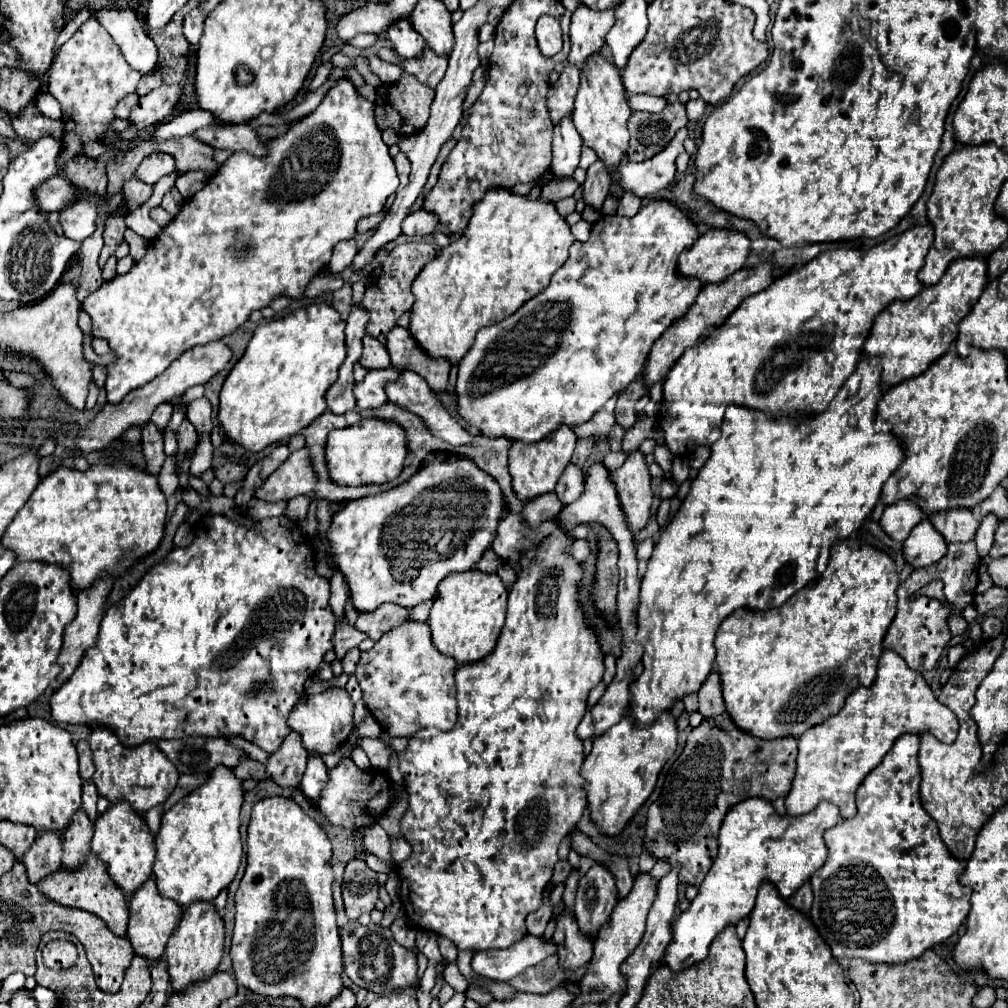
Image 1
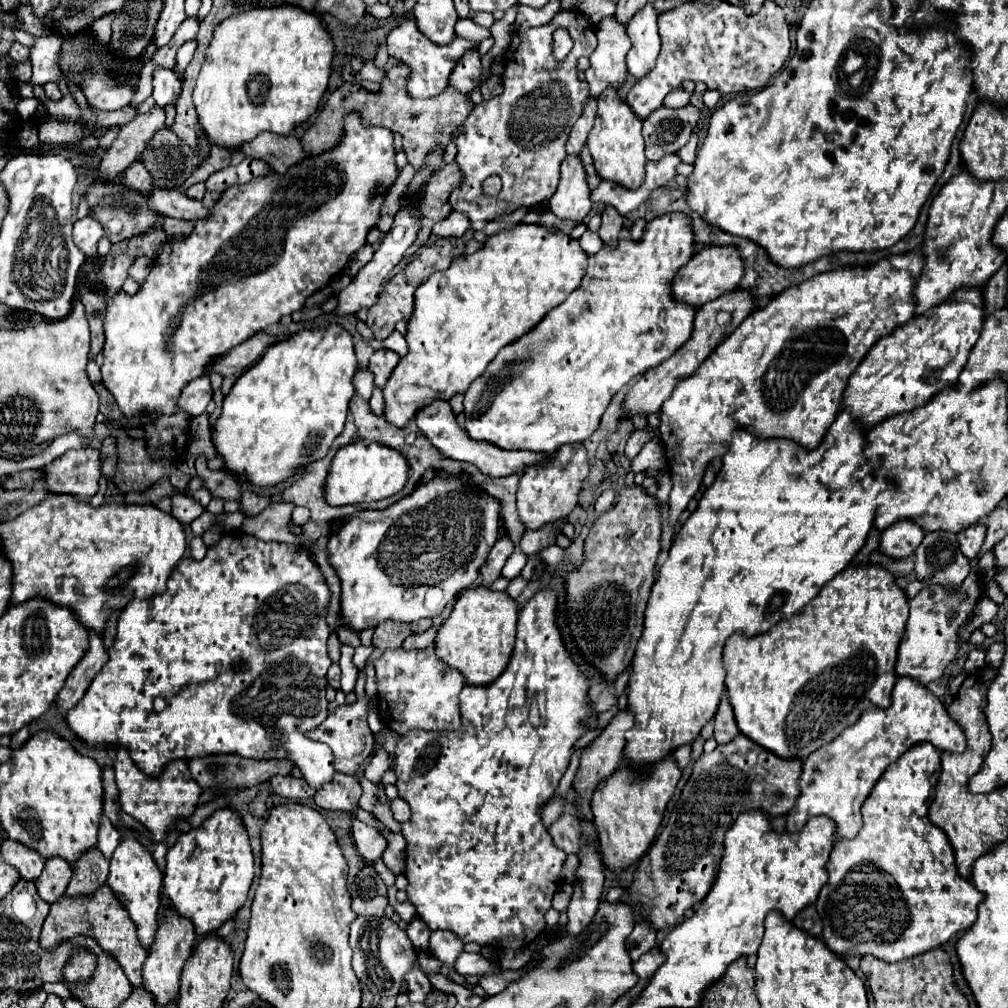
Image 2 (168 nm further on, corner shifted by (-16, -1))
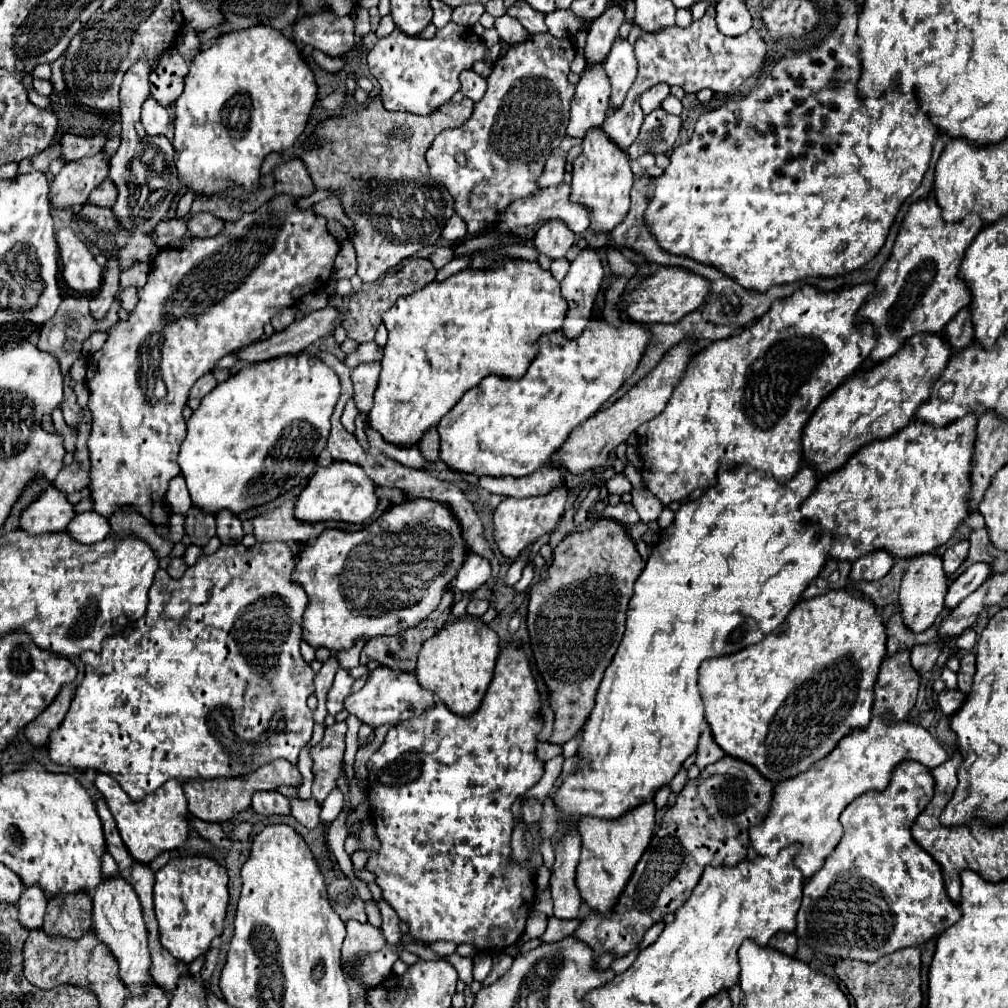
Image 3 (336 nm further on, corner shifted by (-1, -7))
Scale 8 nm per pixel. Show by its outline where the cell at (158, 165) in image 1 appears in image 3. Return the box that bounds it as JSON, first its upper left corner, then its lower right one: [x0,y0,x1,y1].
[89,179,117,207]

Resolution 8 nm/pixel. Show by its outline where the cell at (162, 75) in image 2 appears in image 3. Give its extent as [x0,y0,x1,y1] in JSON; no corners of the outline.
[141,97,171,139]

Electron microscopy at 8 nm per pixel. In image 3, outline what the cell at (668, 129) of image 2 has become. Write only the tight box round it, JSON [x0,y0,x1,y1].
[629,109,681,159]

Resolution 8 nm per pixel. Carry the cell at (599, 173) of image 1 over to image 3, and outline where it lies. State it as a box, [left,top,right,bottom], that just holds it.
[561,249,605,339]

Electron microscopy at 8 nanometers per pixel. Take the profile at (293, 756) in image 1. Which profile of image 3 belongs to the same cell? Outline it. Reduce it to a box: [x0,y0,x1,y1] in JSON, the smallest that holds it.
[253,791,289,815]

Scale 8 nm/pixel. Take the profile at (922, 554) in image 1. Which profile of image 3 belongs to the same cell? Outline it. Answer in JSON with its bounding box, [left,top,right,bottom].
[899,553,949,633]

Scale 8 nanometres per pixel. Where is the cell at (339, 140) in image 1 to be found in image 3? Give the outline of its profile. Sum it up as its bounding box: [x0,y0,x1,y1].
[87,195,339,527]

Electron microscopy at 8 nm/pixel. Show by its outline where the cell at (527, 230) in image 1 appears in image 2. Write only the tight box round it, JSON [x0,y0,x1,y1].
[384,223,586,425]

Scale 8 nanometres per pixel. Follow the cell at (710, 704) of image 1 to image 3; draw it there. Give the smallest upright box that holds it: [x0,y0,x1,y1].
[695,729,725,769]

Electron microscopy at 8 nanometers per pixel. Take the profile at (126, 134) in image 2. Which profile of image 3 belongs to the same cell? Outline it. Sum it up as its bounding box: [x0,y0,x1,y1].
[49,151,109,209]

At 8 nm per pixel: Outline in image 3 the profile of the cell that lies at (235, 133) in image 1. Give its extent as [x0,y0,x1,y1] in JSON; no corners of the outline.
[275,159,315,199]

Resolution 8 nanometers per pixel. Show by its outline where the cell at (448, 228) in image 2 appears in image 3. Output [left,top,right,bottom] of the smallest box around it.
[443,215,467,241]

